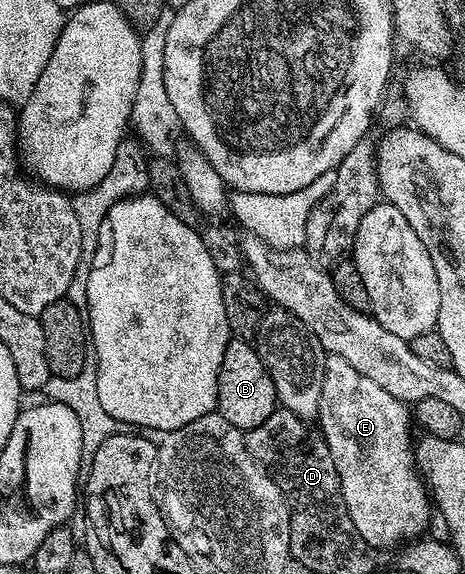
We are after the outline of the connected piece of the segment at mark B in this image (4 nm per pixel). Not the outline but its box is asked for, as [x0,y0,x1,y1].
[217,337,278,433]

